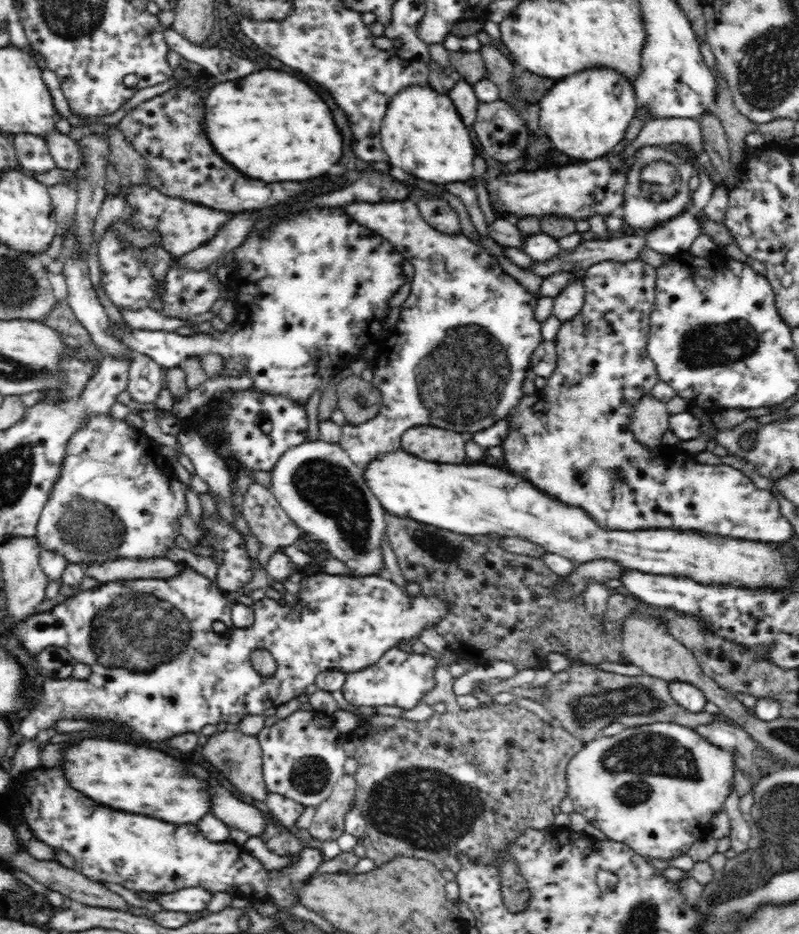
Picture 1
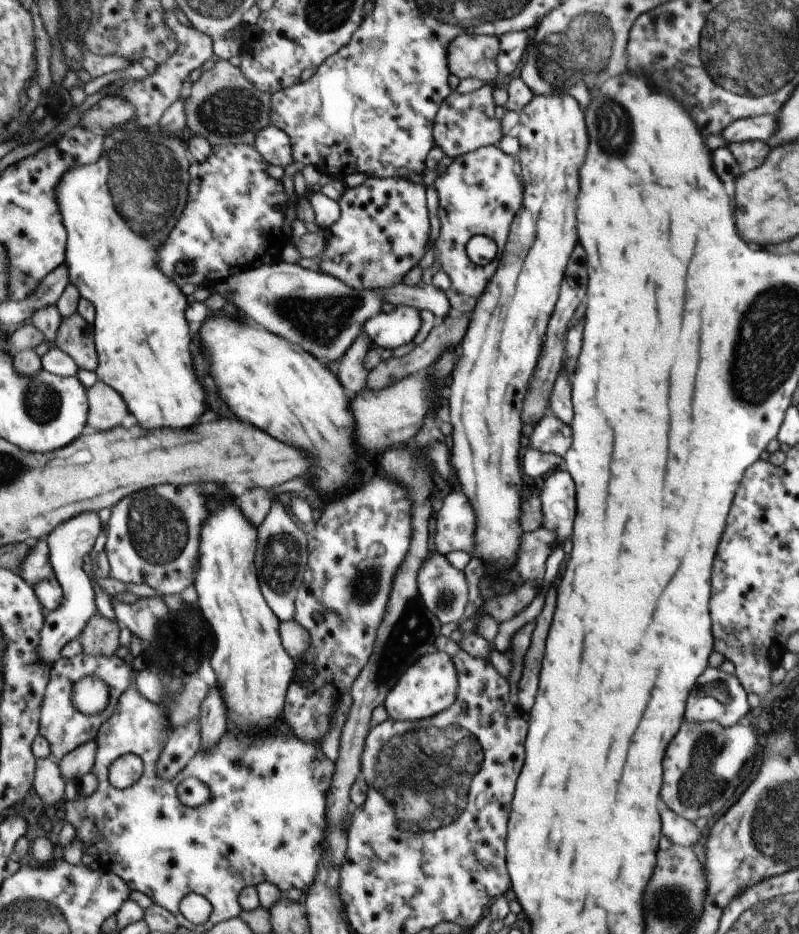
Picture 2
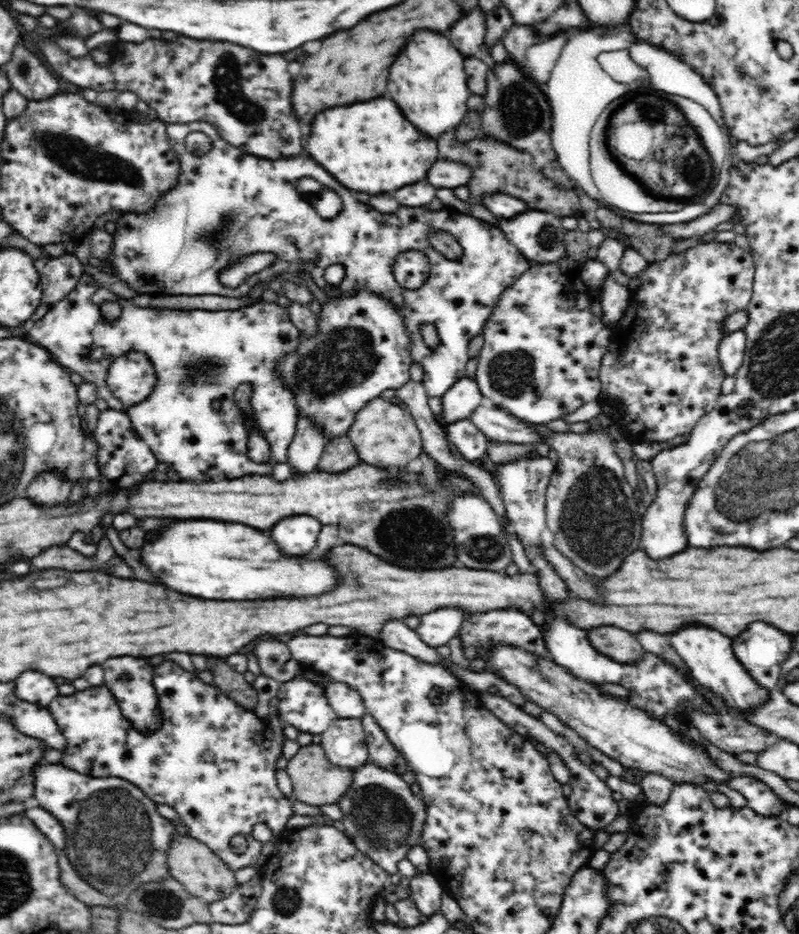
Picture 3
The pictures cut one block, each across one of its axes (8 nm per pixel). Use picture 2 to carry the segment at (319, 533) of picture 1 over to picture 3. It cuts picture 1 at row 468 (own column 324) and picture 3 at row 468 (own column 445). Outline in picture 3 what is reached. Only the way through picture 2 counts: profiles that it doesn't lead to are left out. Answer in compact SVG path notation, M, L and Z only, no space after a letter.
M299 416L293 441L287 450L287 462L295 475L316 471L326 444L321 430L305 416Z

